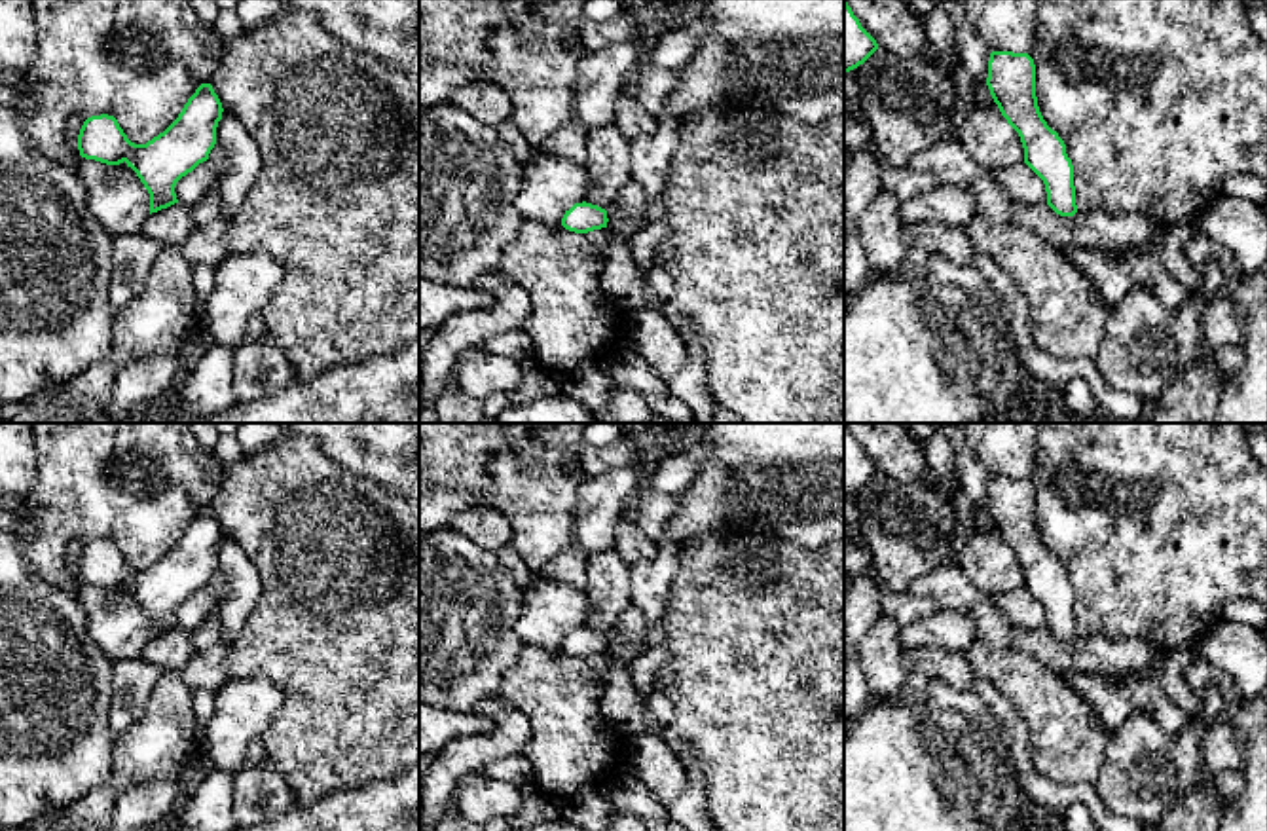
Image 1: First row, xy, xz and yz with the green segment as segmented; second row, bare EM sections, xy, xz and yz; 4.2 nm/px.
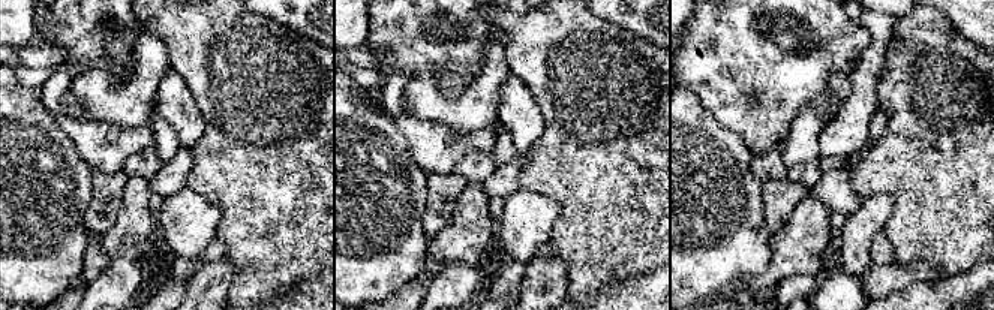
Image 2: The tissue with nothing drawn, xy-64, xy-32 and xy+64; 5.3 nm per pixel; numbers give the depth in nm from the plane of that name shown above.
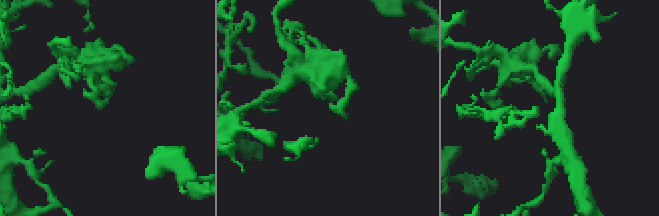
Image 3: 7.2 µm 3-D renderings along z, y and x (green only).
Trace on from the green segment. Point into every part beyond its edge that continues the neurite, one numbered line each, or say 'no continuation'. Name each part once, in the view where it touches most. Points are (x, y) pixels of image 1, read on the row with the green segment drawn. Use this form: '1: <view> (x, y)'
no continuation

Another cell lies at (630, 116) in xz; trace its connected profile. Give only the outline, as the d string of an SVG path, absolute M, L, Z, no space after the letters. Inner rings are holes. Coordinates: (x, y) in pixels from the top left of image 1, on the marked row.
M622 87L615 101L615 125L620 133L634 140L656 131L656 120L647 112L635 91Z

